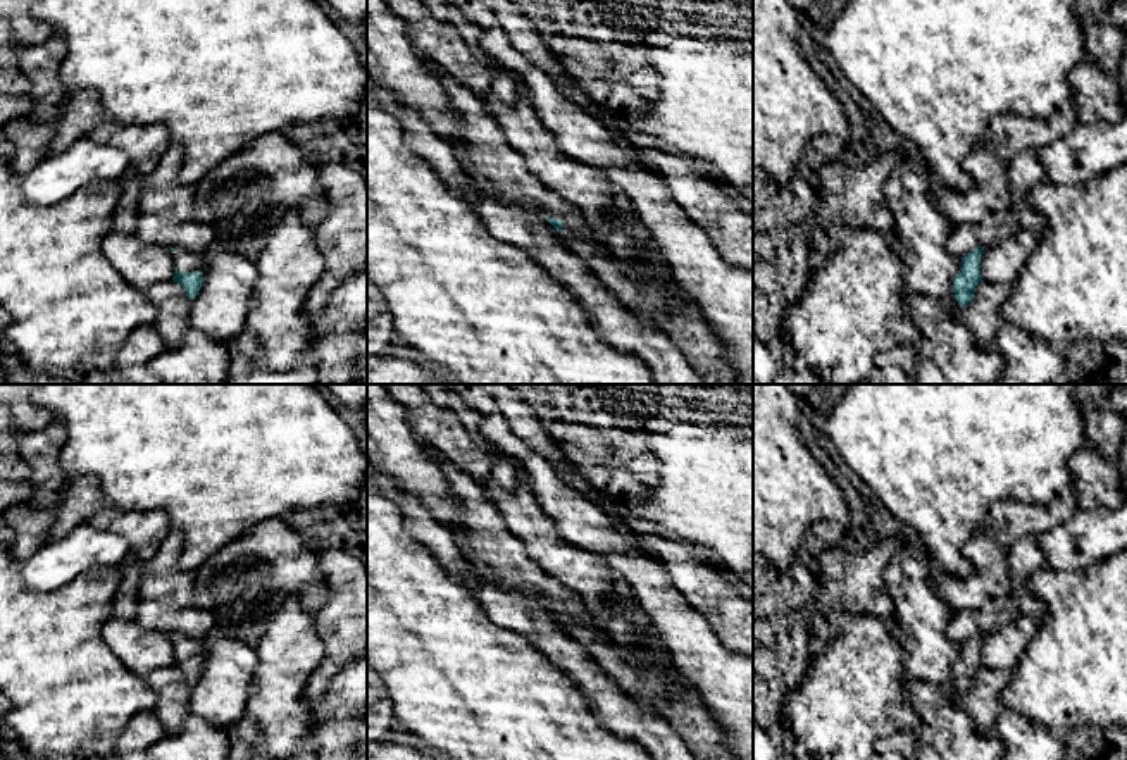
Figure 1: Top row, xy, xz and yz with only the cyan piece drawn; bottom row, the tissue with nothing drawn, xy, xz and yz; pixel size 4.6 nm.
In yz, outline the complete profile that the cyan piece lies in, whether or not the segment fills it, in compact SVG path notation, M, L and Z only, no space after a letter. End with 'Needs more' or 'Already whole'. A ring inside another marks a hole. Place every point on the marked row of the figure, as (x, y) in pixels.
M975 246L970 253L960 257L962 265L958 274L953 277L953 293L960 307L972 302L975 286L982 281L981 276L982 253L984 246Z. Already whole

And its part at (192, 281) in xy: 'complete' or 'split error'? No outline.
split error

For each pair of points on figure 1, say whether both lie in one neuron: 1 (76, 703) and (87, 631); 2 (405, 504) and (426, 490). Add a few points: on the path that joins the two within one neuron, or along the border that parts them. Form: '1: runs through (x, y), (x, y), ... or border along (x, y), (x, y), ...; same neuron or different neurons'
1: runs through (76, 686), (76, 648); same neuron
2: border along (385, 473), (440, 523); different neurons

